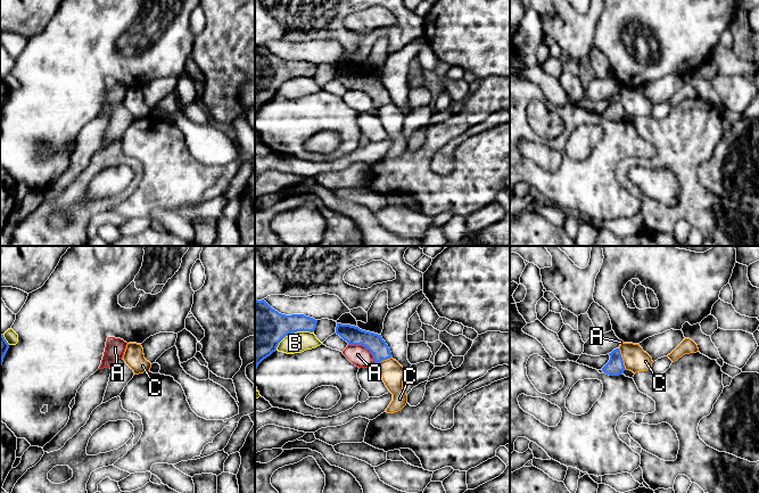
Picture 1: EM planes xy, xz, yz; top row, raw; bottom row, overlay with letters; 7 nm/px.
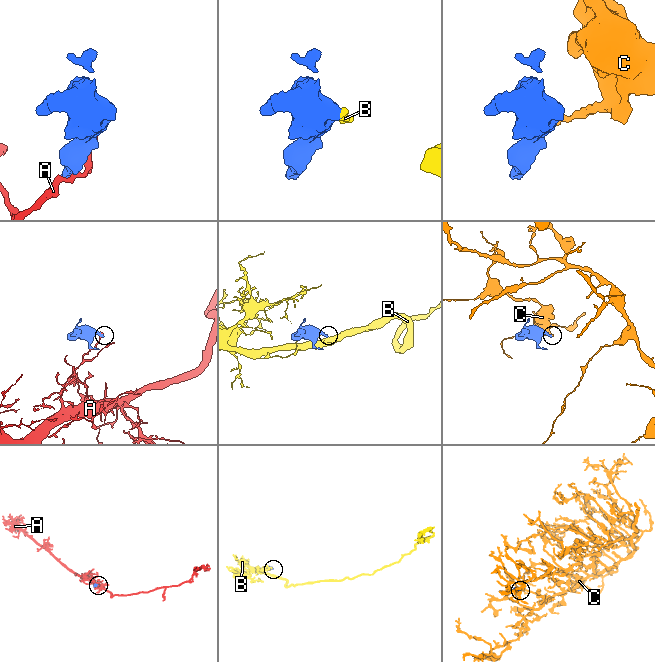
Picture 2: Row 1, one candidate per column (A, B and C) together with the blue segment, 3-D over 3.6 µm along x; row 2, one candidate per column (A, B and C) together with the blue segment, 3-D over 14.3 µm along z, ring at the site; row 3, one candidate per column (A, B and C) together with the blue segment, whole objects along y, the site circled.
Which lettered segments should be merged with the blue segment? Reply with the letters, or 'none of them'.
none of them

